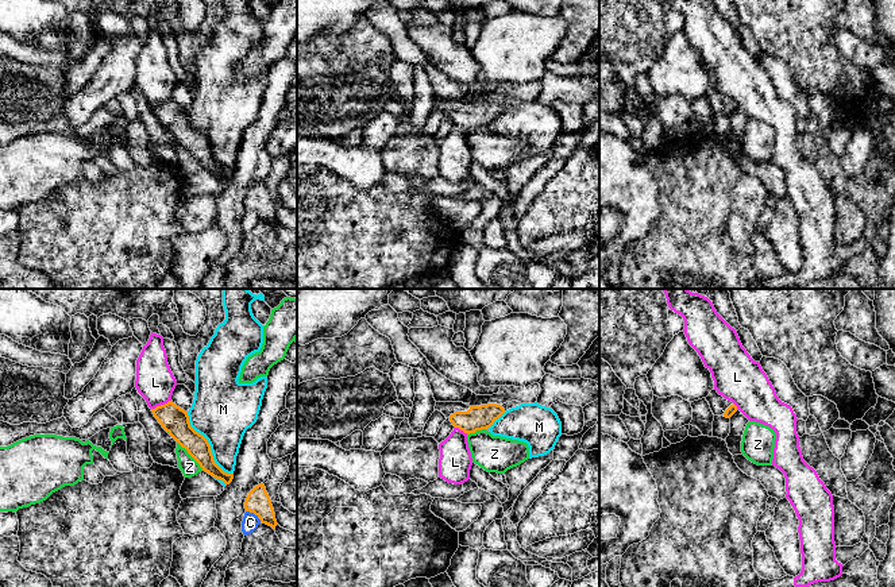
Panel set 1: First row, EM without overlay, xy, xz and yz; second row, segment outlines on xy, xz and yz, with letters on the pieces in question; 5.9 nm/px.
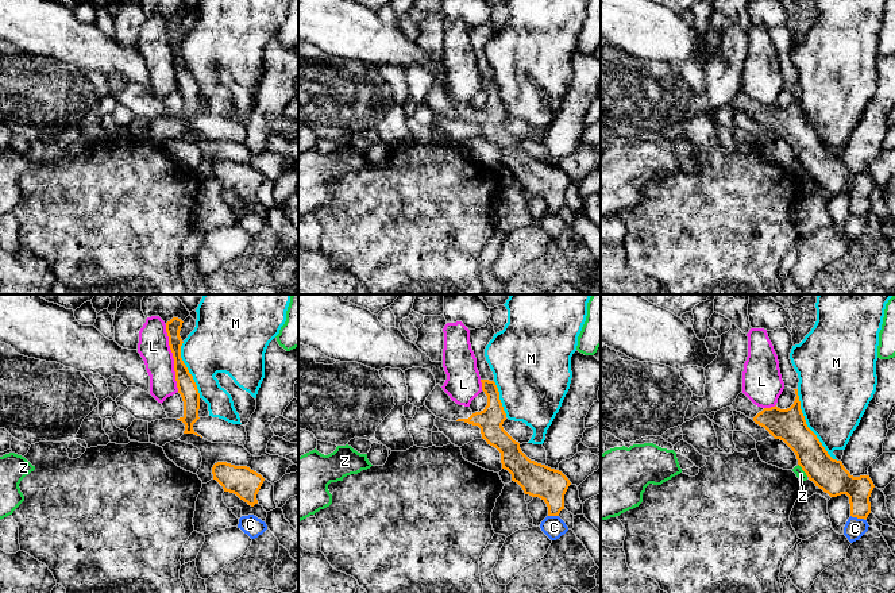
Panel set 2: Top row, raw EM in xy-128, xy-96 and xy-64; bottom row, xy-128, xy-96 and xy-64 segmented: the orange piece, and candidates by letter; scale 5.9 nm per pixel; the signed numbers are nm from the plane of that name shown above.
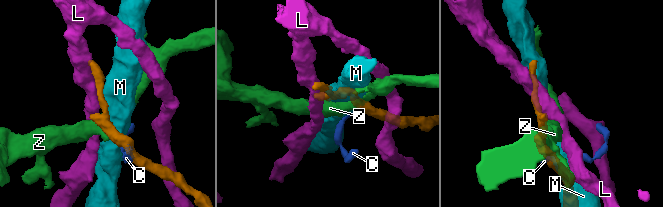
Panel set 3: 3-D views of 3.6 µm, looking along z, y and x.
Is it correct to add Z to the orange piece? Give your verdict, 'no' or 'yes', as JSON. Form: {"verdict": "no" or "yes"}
{"verdict": "no"}

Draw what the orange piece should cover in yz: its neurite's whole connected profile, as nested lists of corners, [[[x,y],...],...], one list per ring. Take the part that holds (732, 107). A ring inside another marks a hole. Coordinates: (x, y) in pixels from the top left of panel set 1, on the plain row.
[[[714,86],[706,94],[706,99],[709,100],[714,113],[730,116],[737,109],[737,104],[732,99],[728,99],[720,93]]]

